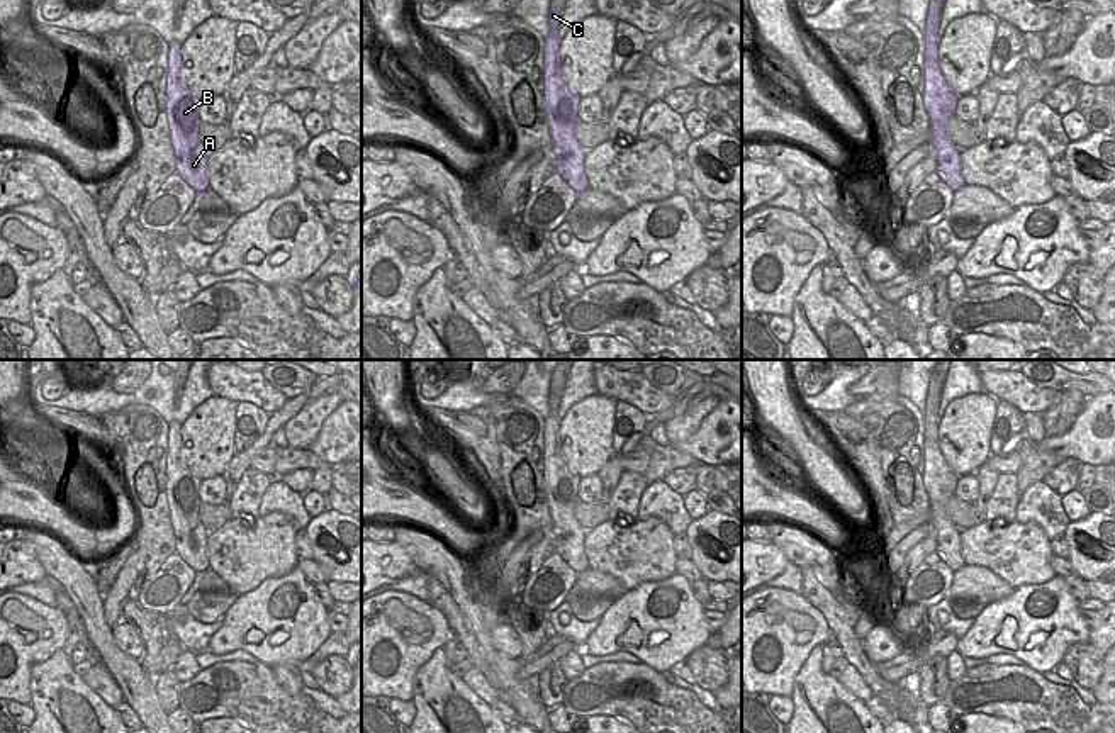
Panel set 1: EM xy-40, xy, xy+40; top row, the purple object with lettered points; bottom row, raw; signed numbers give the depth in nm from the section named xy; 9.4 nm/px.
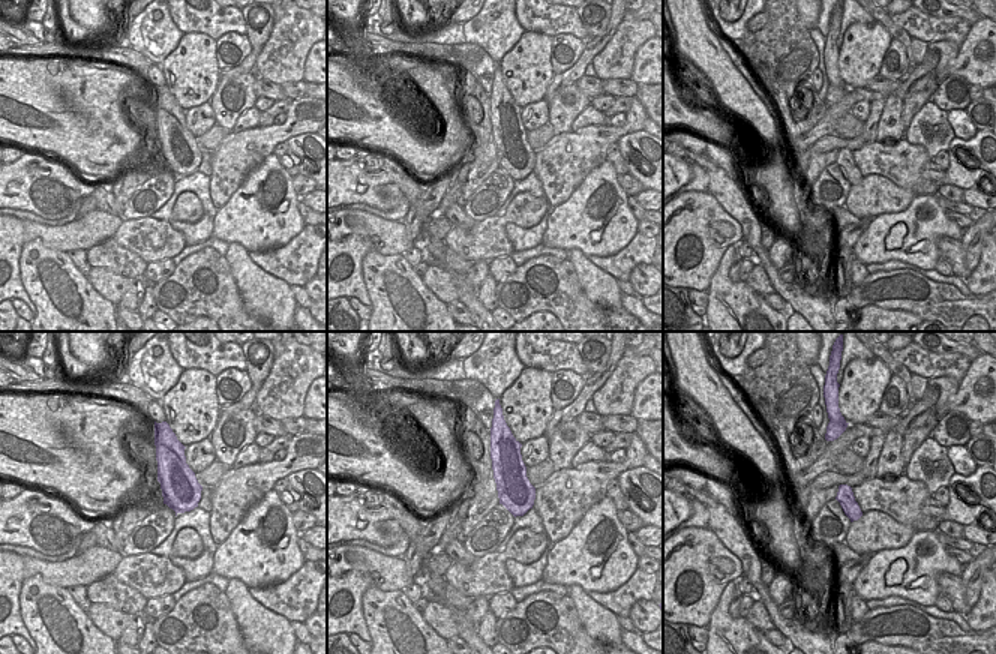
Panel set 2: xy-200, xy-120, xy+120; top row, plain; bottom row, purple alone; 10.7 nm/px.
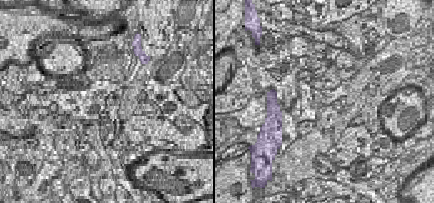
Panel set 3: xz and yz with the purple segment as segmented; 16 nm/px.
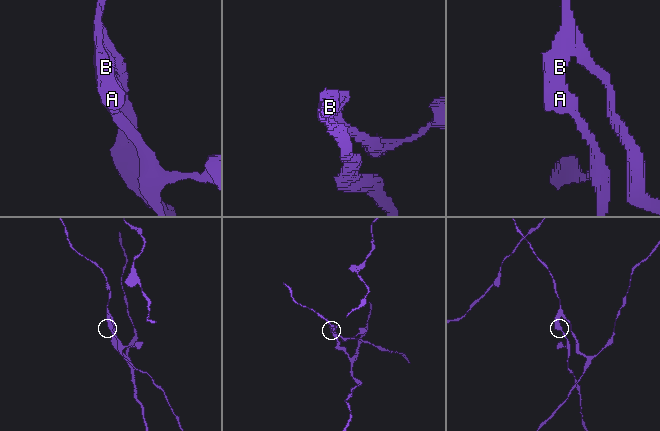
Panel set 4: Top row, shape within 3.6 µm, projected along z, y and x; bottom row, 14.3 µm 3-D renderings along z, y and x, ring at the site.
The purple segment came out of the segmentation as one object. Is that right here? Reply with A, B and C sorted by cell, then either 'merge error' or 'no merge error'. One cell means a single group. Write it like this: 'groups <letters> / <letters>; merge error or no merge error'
groups A B / C; merge error

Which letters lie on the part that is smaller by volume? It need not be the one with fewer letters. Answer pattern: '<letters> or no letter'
A, B

